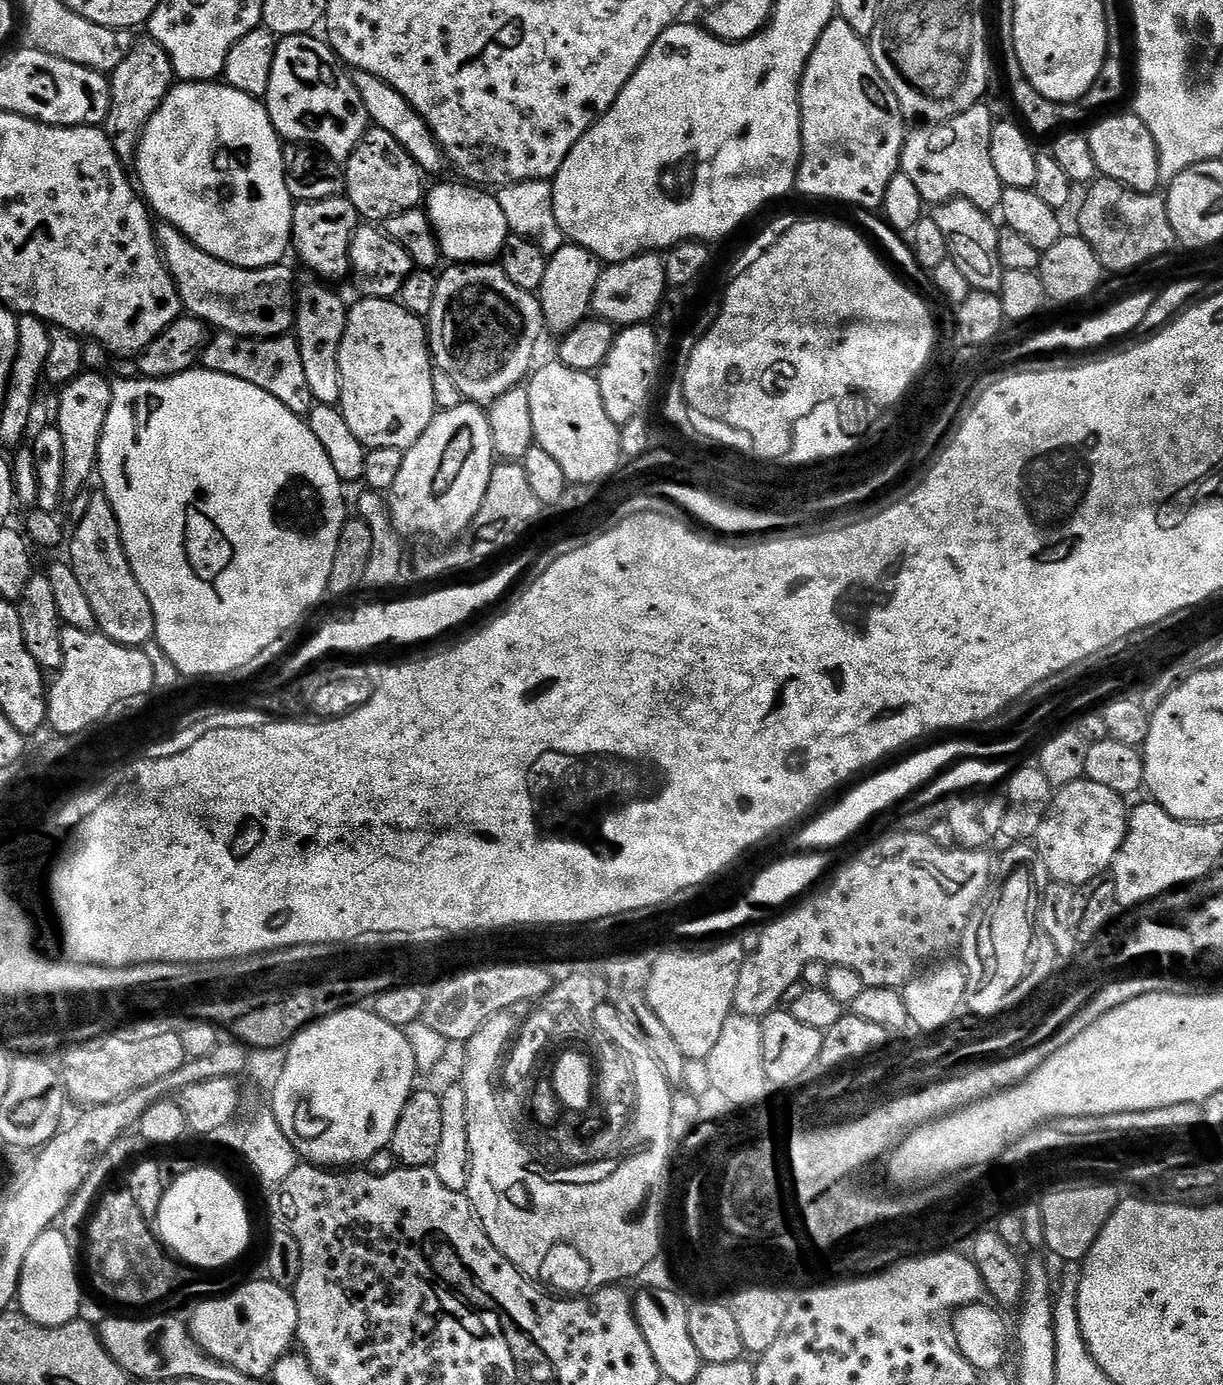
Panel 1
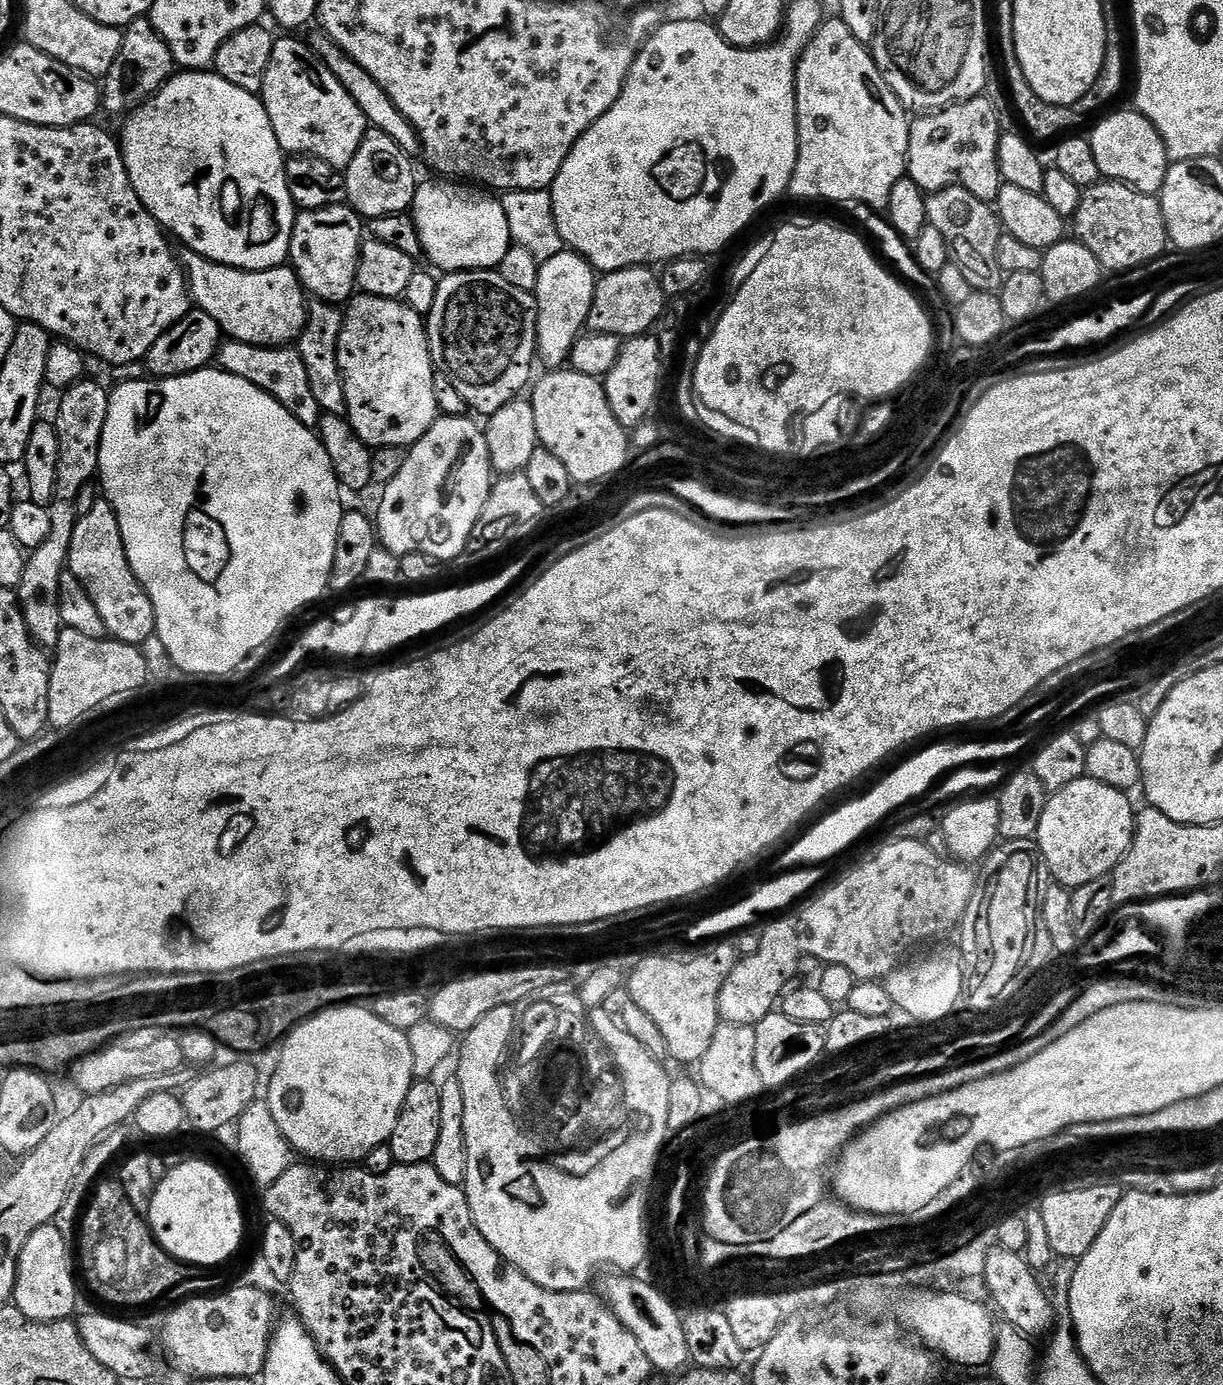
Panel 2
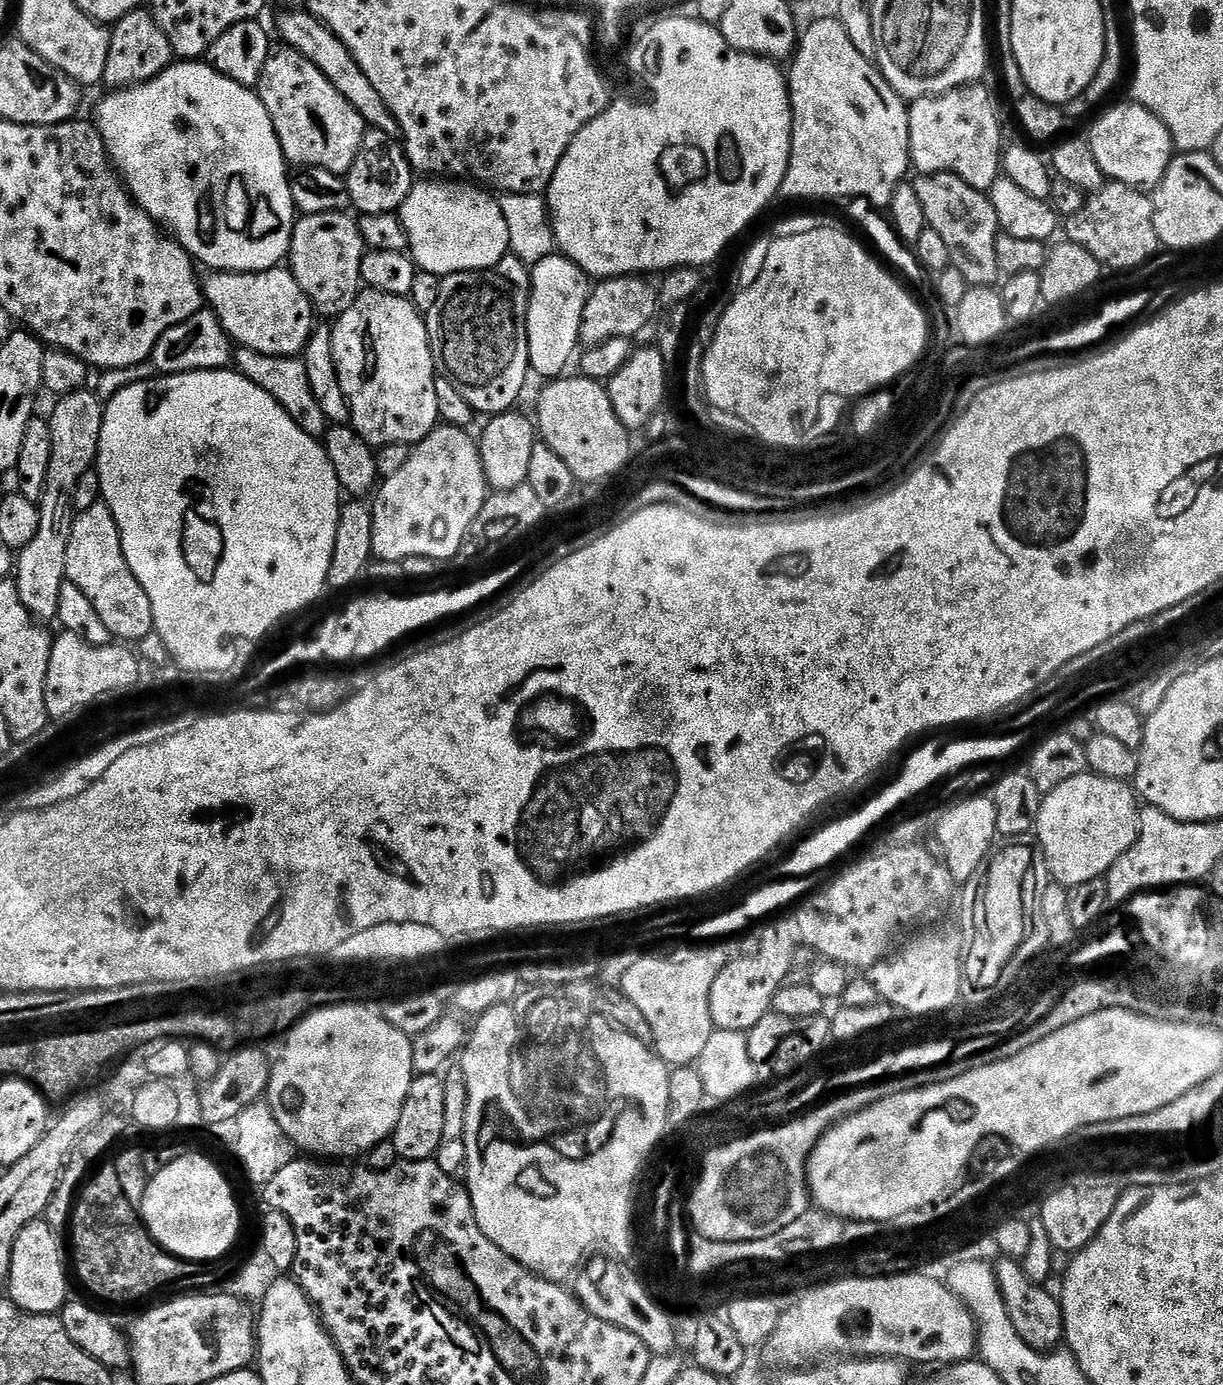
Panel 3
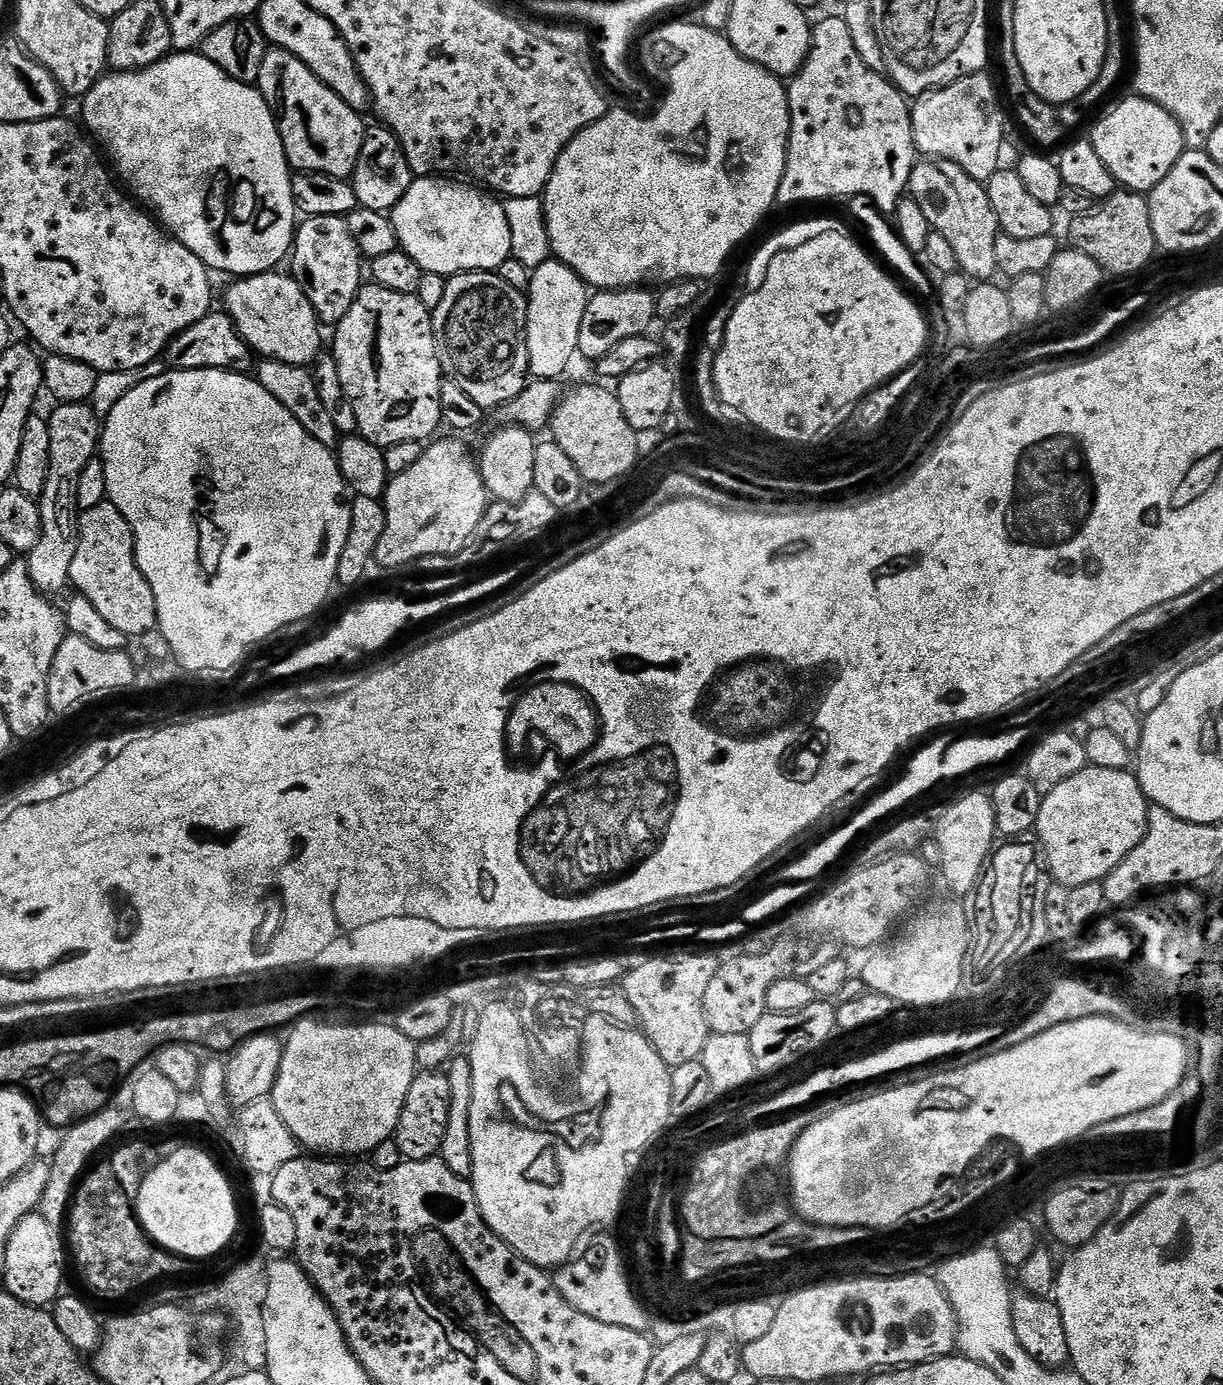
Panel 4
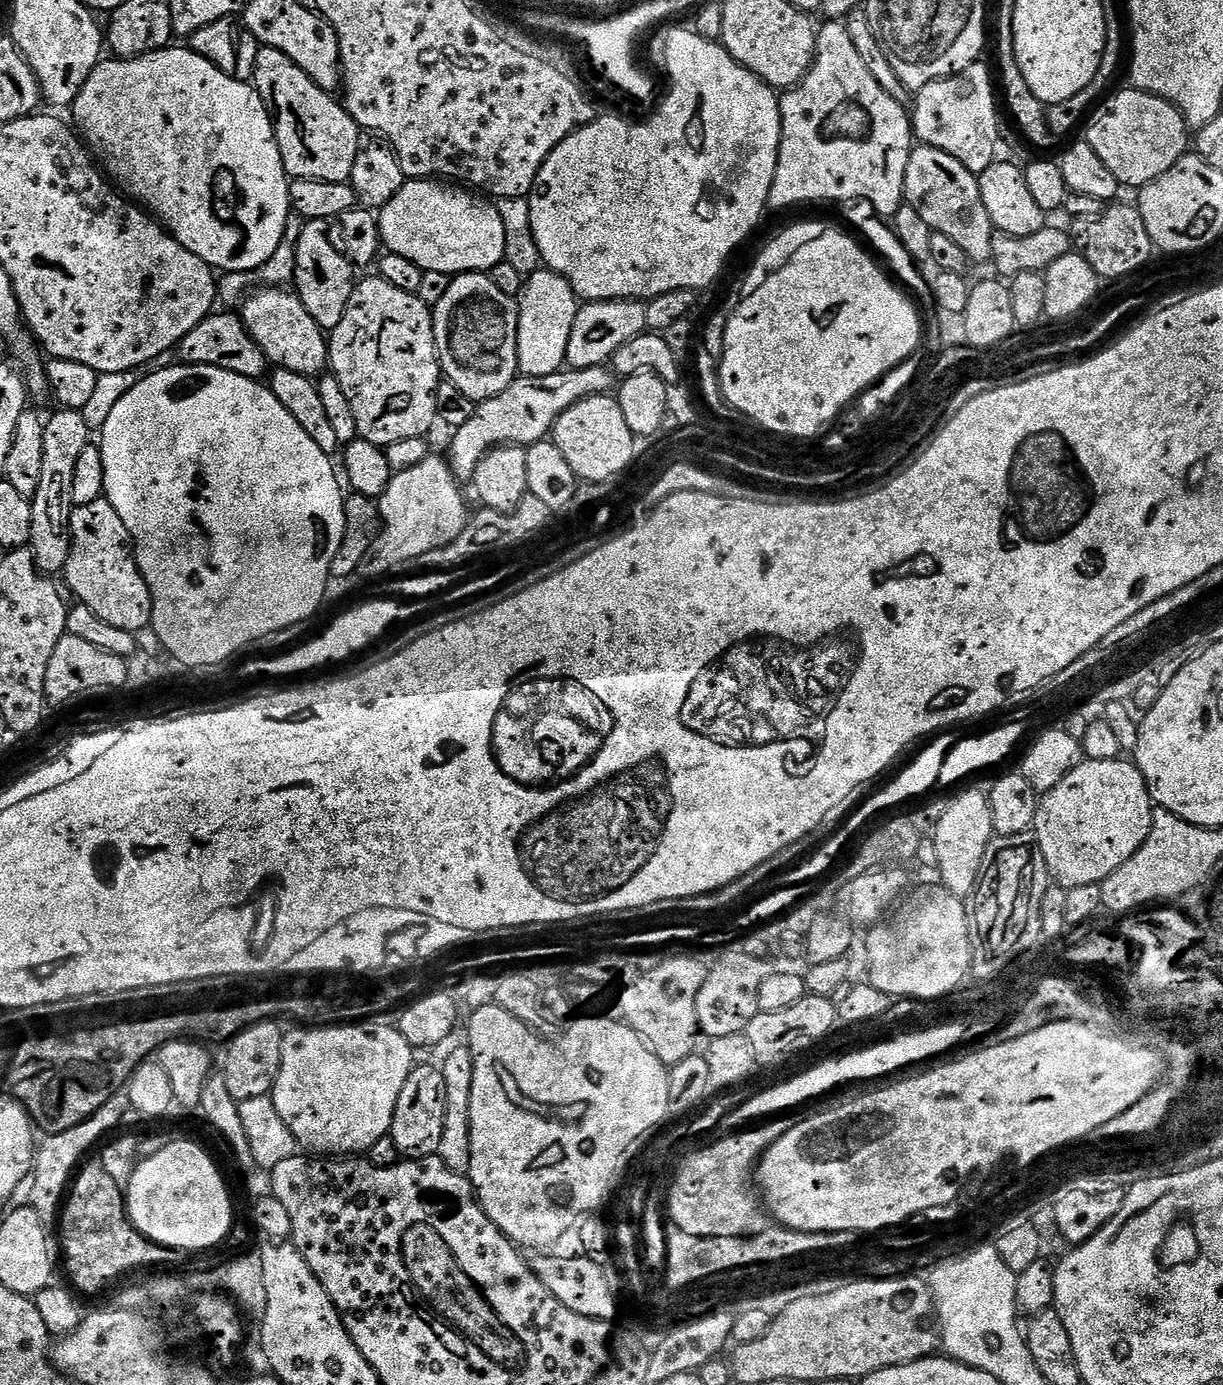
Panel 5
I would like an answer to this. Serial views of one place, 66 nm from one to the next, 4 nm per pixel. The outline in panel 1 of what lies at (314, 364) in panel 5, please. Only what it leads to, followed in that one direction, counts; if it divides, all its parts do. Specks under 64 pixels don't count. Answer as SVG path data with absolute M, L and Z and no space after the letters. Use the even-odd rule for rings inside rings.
M163 222L155 225L156 245L160 248L160 256L164 265L174 278L176 289L180 295L183 311L197 320L221 333L251 337L254 340L272 337L287 337L293 331L296 322L296 305L294 303L294 276L283 263L273 264L271 268L236 268L225 260L216 260L206 250L194 246L186 234L182 234L173 224Z

